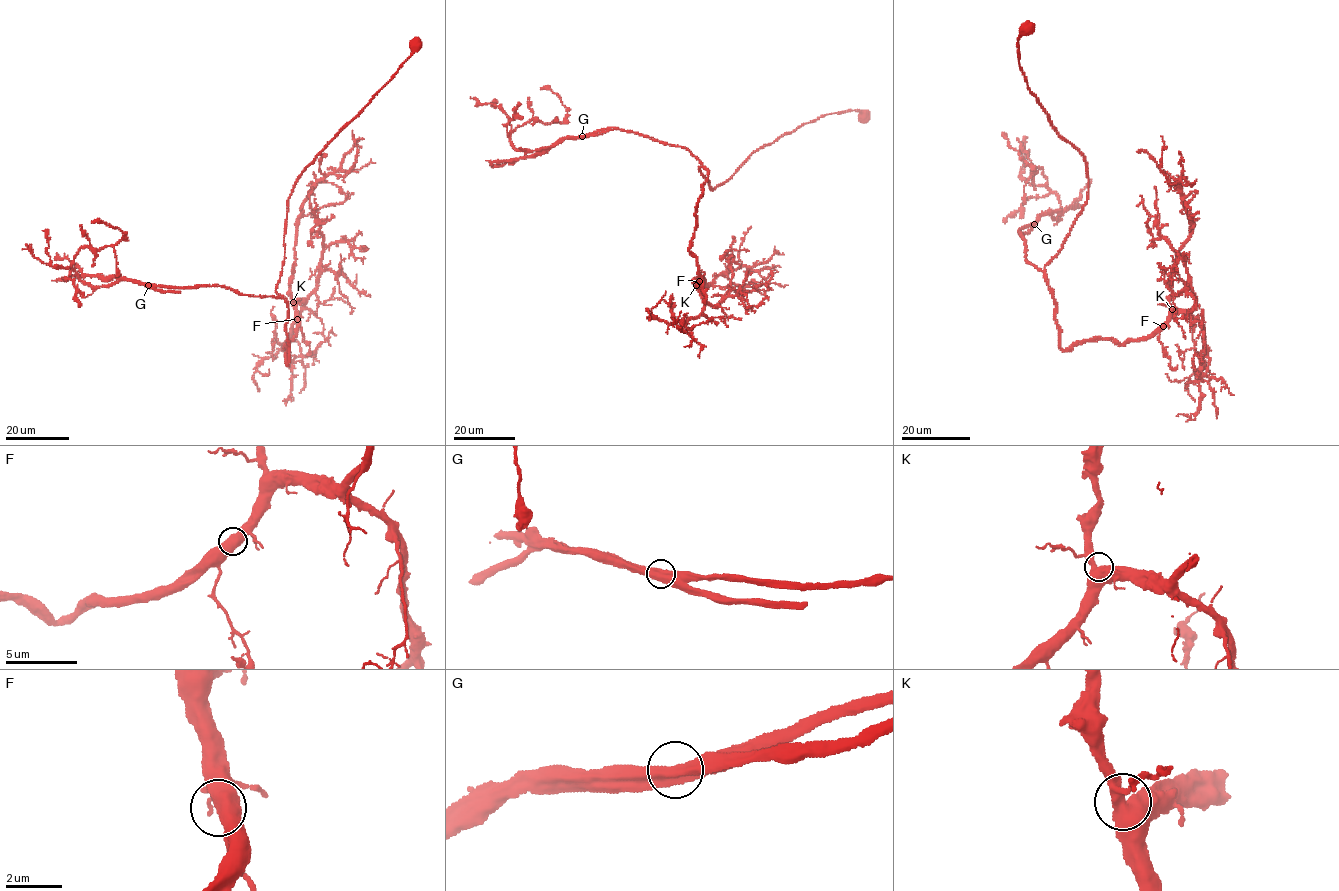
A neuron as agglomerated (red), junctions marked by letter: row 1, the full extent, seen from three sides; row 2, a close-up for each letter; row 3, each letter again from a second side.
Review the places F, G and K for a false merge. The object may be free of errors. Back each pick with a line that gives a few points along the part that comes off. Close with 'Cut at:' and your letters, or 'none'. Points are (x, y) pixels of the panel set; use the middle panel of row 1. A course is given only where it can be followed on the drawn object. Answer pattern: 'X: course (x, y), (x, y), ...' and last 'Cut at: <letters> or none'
G: course (582, 137), (560, 138), (535, 154), (517, 158), (513, 163), (491, 167)
Cut at: G

